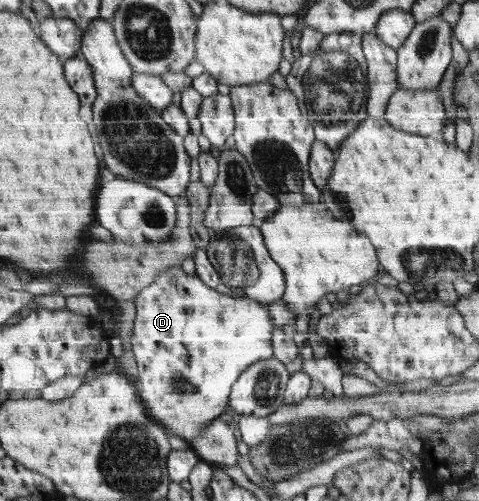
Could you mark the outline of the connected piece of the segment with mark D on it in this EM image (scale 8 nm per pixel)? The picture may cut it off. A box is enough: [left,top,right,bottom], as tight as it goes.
[131,266,276,444]

